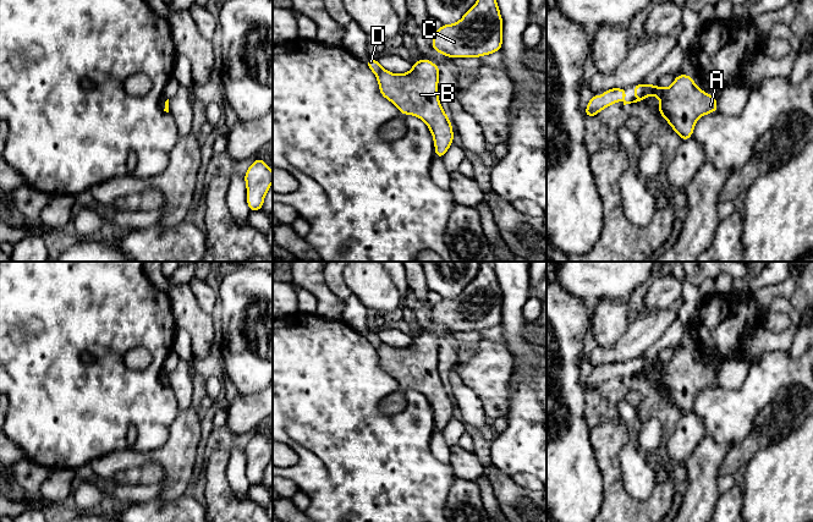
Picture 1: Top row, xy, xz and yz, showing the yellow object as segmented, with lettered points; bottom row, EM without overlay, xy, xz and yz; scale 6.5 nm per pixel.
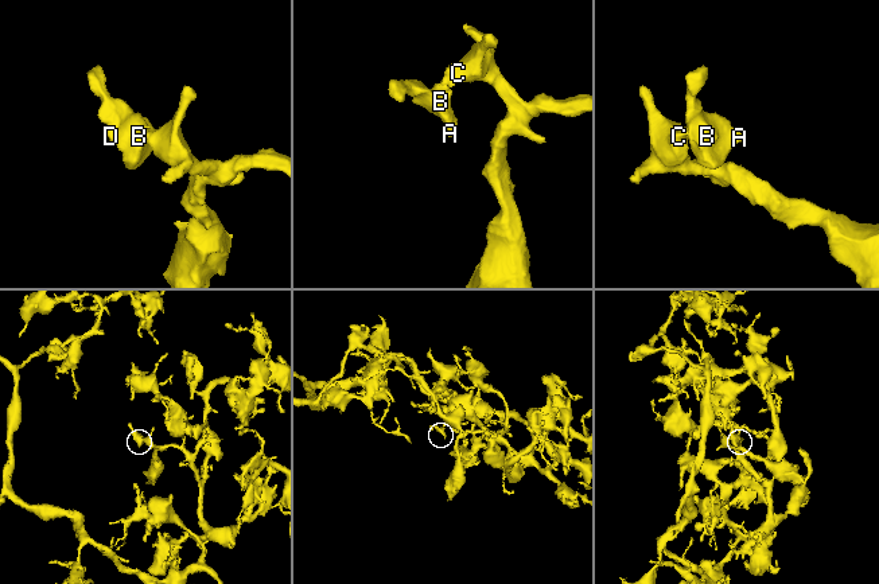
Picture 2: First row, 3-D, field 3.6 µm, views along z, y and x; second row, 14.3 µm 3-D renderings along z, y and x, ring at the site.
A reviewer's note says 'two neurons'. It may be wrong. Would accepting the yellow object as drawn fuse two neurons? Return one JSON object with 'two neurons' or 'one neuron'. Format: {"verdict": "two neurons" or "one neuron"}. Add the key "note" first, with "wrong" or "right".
{"note": "wrong", "verdict": "one neuron"}

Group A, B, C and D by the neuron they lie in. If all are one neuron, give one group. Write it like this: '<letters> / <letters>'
A B C D

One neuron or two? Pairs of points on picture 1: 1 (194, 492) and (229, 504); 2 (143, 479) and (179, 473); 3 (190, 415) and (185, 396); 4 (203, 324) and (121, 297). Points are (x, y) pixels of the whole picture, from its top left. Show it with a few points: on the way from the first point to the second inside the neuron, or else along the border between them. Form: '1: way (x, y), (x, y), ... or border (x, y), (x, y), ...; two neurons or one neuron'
1: border (202, 473), (204, 476), (206, 505); two neurons
2: border (138, 466), (158, 462), (164, 477); two neurons
3: border (190, 405), (180, 411); two neurons
4: border (166, 292), (176, 329); two neurons

